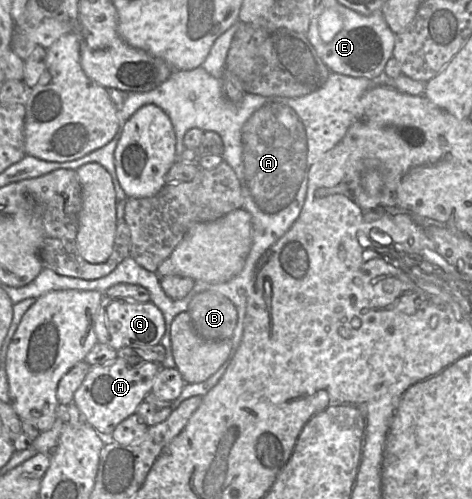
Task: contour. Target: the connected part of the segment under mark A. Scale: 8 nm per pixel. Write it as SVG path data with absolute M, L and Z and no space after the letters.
M237 21L215 40L202 66L192 70L174 71L165 82L150 91L129 93L119 108L122 128L141 107L148 104L160 107L173 125L178 159L186 148L183 138L189 129L199 128L219 134L224 144L222 158L236 173L241 185L243 209L252 216L252 243L242 270L227 282L210 284L212 291L207 291L228 298L237 309L238 321L231 337L230 355L219 370L206 381L186 383L179 397L171 402L172 411L188 398L204 397L225 373L242 336L247 296L251 291L256 265L264 253L299 217L307 195L311 168L346 135L357 118L362 95L379 85L391 86L410 95L424 95L426 87L426 82L403 75L397 61L392 58L386 65L386 73L389 76L383 74L376 79L355 78L330 71L326 83L308 95L288 98L245 93L241 102L235 104L225 96L221 78L225 73L226 57L232 38L241 24L243 23Z

